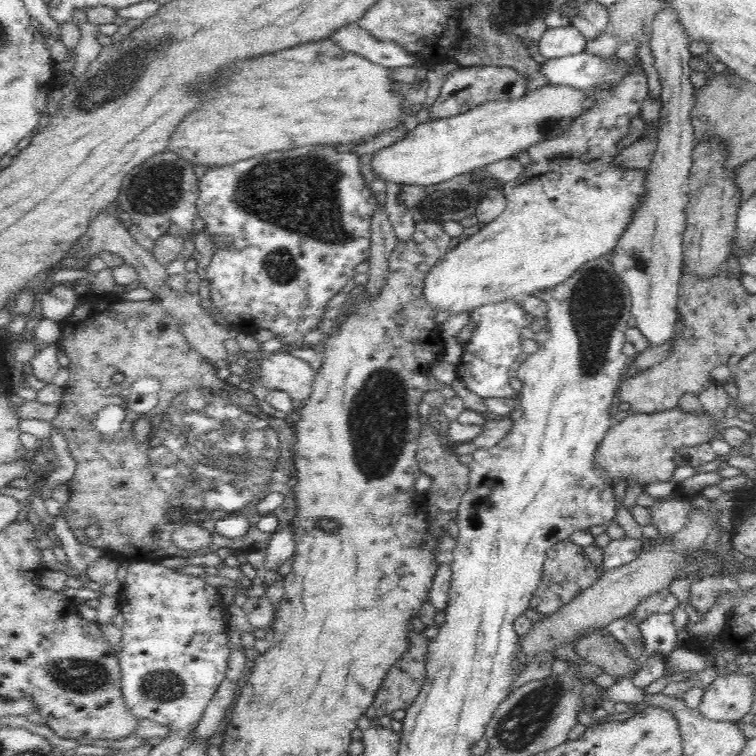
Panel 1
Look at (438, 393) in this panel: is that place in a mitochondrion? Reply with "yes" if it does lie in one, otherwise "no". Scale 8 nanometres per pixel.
no

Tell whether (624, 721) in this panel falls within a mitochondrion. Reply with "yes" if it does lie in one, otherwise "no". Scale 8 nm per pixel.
no

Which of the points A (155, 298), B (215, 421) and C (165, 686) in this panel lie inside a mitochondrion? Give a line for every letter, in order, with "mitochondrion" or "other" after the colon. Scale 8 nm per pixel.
A: other
B: mitochondrion
C: mitochondrion

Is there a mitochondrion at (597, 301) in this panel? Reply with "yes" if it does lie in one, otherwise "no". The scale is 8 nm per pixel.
yes

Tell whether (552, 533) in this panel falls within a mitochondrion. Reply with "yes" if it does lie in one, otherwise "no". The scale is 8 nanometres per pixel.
no

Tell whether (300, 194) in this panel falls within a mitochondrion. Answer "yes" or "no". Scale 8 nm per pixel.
yes

